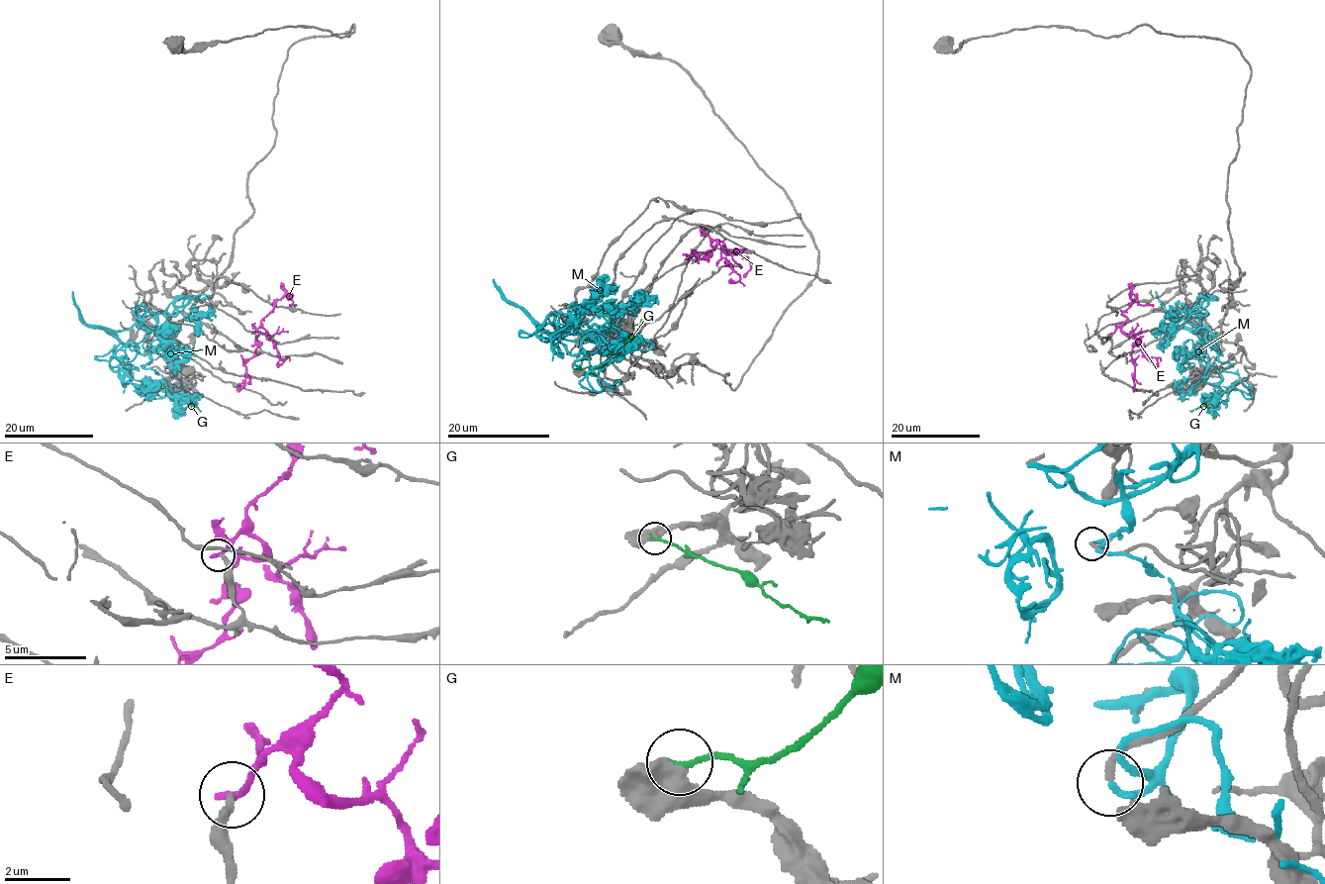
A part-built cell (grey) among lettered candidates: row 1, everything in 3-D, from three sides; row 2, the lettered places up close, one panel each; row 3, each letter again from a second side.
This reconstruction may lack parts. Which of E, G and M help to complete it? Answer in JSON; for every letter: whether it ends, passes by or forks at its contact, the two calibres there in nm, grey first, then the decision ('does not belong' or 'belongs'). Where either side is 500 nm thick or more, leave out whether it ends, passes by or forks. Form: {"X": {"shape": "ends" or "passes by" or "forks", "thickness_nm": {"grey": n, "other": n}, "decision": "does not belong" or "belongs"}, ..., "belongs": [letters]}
{"E": {"shape": "ends", "thickness_nm": {"grey": 240, "other": 300}, "decision": "does not belong"}, "G": {"thickness_nm": {"grey": 700, "other": 160}, "decision": "does not belong"}, "M": {"shape": "ends", "thickness_nm": {"grey": 220, "other": 220}, "decision": "does not belong"}, "belongs": []}

